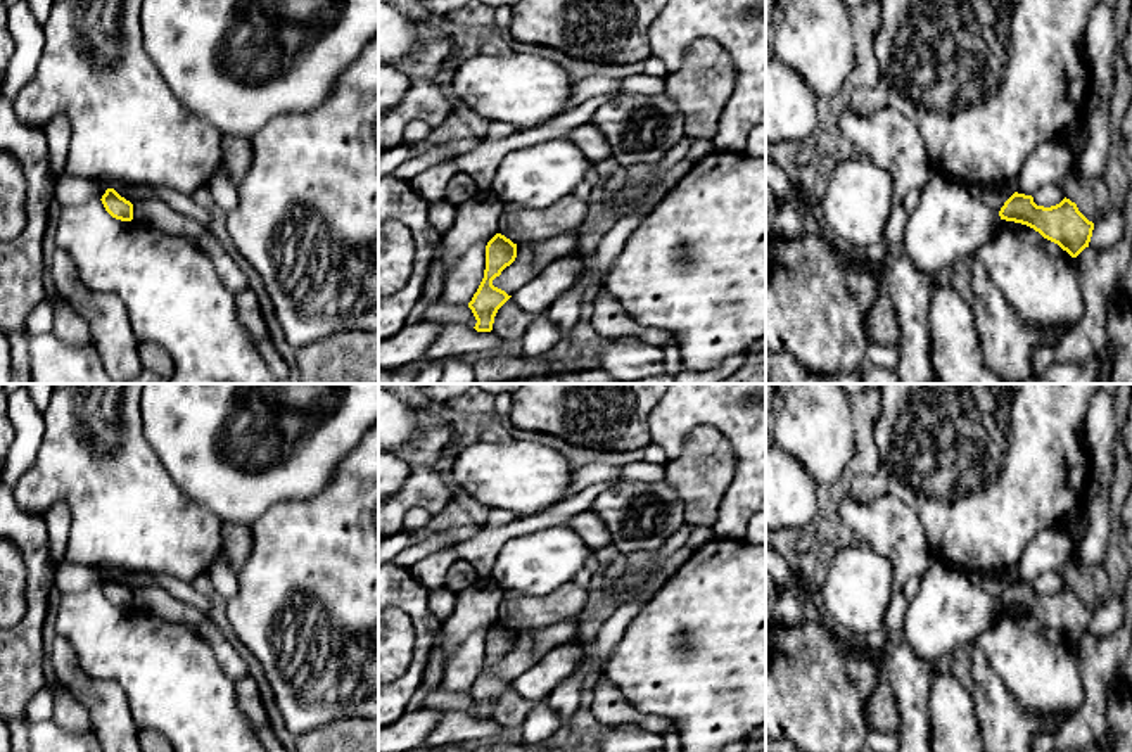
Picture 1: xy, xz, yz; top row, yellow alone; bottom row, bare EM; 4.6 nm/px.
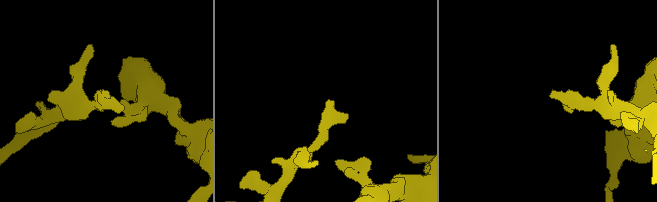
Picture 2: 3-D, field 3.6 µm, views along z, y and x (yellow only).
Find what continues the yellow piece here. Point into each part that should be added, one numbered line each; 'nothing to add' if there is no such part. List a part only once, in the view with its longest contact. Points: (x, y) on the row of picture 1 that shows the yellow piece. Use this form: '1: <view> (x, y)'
nothing to add

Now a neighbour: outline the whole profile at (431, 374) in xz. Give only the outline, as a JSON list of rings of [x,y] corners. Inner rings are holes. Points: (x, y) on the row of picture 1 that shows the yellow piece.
[[[430,361],[423,370],[417,373],[413,384],[439,384],[442,373],[442,363]]]

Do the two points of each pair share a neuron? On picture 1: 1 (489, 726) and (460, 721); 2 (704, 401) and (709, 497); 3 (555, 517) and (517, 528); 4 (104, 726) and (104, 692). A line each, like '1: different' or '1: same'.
1: same
2: different
3: same
4: same

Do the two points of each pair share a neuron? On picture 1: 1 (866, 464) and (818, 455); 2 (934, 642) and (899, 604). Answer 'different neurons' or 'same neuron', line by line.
1: different neurons
2: different neurons

